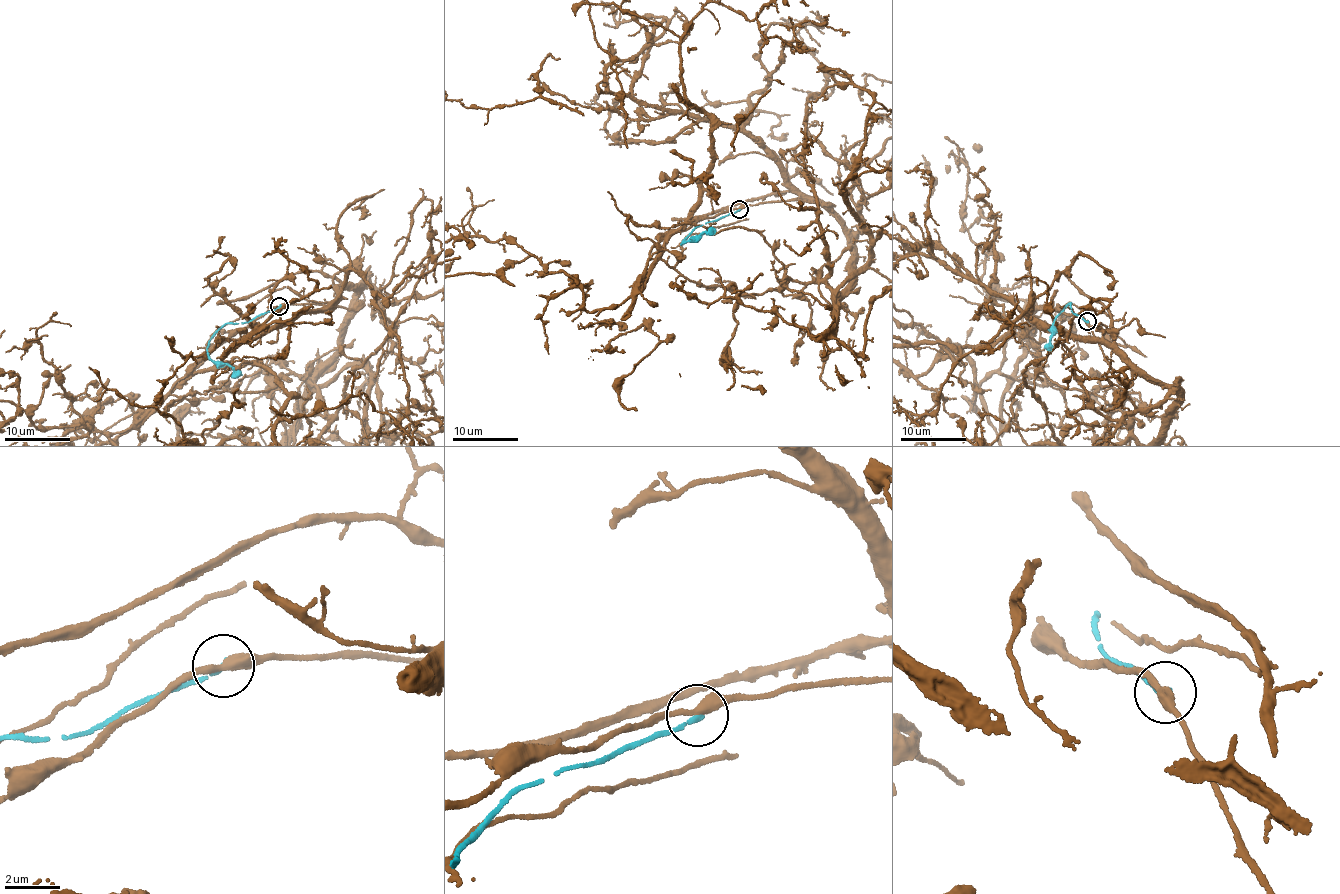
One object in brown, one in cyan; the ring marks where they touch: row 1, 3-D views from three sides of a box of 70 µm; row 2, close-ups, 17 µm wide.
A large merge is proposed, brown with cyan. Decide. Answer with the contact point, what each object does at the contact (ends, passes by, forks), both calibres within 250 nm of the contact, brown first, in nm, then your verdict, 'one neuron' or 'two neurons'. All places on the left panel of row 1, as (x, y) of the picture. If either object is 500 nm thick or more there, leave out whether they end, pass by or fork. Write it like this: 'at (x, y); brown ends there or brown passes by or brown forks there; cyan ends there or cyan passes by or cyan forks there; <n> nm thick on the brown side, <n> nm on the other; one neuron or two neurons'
at (279, 306); brown passes by; cyan ends there; 320 nm thick on the brown side, 180 nm on the other; two neurons

